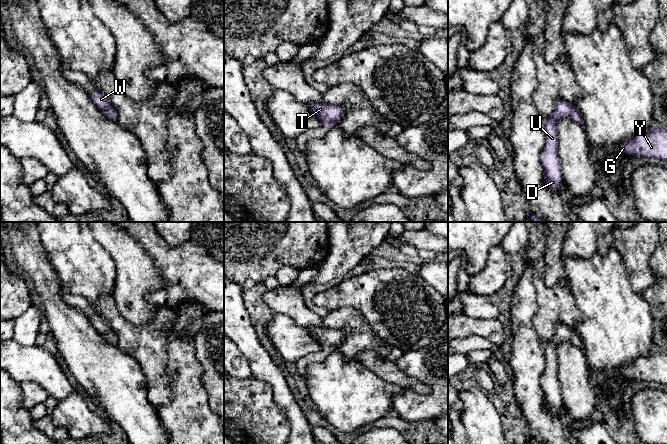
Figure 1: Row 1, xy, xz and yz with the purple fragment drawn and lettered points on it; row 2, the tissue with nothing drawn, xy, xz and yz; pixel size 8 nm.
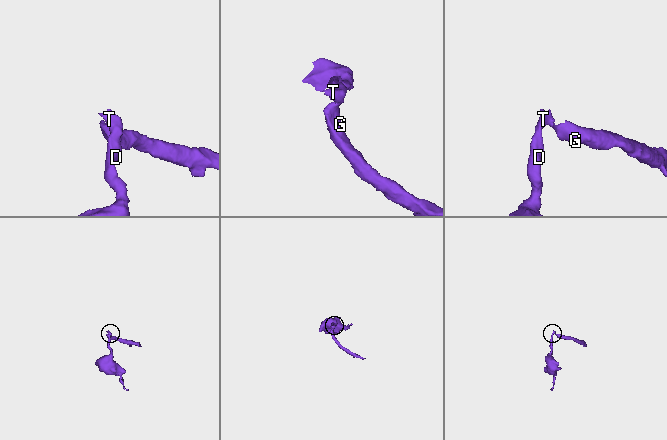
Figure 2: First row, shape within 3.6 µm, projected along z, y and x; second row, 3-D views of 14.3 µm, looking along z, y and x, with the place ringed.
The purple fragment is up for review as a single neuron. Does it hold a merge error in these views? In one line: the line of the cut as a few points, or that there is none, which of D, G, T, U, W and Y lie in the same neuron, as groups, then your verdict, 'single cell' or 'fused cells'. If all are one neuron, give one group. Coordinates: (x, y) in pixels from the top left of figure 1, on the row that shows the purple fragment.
no cut; D G T U W Y; single cell

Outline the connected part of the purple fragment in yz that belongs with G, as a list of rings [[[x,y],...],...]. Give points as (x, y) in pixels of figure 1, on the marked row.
[[[653,126],[649,132],[638,133],[631,141],[620,144],[618,150],[630,156],[667,162],[667,129]]]

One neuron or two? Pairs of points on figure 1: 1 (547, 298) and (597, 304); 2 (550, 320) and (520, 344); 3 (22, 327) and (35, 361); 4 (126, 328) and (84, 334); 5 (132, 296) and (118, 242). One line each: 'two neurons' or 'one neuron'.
1: two neurons
2: two neurons
3: two neurons
4: two neurons
5: one neuron

